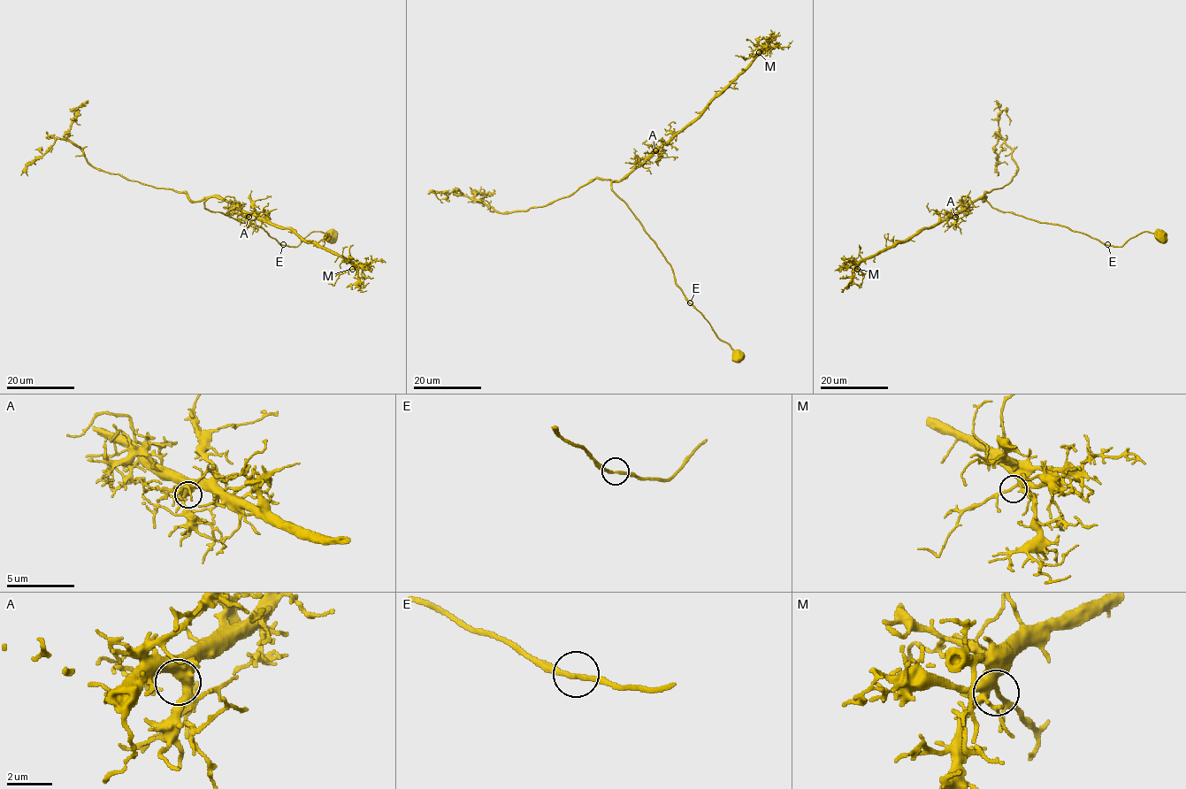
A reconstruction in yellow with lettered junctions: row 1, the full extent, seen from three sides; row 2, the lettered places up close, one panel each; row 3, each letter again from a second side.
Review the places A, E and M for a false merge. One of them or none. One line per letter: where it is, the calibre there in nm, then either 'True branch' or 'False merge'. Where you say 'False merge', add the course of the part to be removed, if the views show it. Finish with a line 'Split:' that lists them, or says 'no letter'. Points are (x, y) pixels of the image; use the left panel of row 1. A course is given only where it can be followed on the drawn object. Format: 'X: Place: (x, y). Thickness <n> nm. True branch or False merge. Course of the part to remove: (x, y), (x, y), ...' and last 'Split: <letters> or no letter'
A: Place: (248, 217). Thickness 440 nm. True branch
E: Place: (283, 244). Thickness 200 nm. True branch
M: Place: (352, 269). Thickness 240 nm. True branch
Split: no letter

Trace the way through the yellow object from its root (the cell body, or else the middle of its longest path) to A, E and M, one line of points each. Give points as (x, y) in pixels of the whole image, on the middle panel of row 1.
A: (736, 355), (688, 300), (676, 283), (672, 268), (657, 244), (612, 188), (612, 182), (625, 179), (655, 150)
E: (736, 355), (690, 302)
M: (736, 355), (676, 283), (670, 264), (613, 190), (611, 183), (625, 179), (686, 127), (759, 52)

